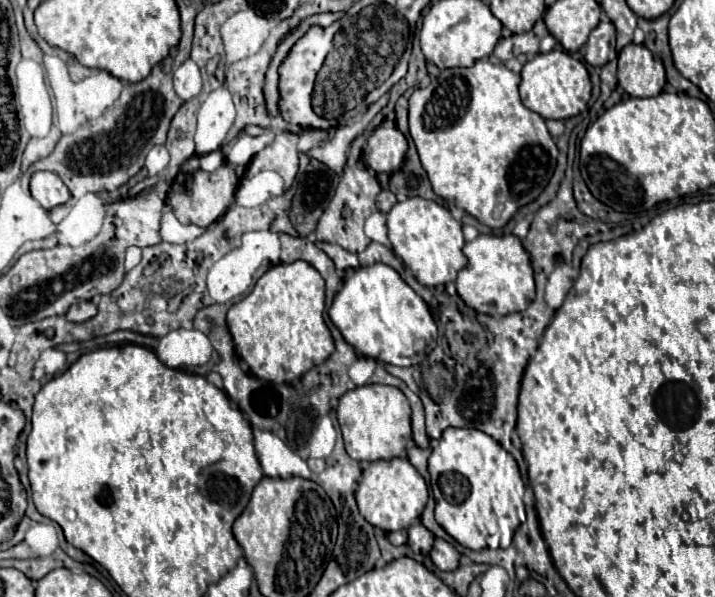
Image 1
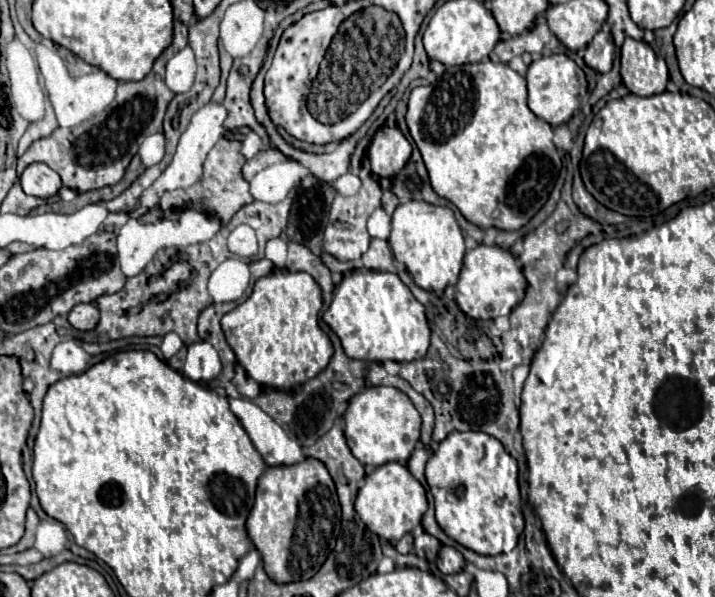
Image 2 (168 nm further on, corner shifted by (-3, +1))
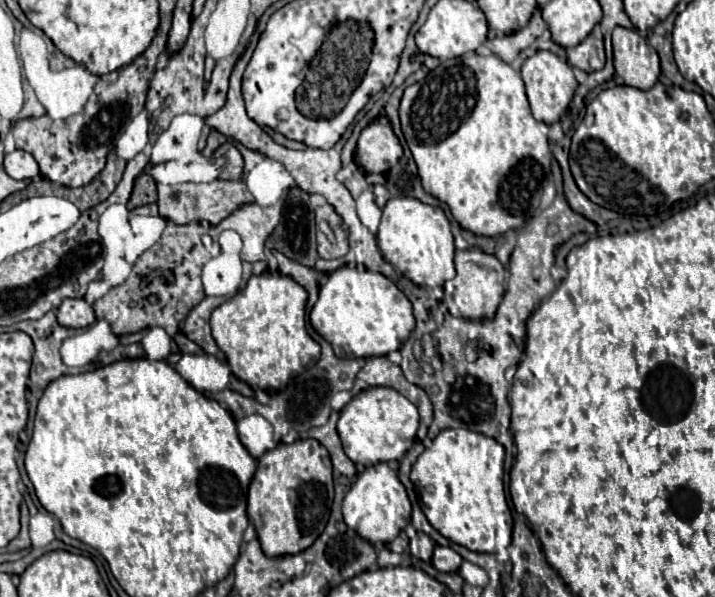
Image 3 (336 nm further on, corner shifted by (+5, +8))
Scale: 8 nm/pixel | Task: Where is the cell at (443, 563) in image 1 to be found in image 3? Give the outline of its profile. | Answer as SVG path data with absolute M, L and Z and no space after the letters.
M436 545L434 549L434 555L432 555L432 565L438 569L438 571L458 571L462 563L462 557L452 549L452 547L440 547Z

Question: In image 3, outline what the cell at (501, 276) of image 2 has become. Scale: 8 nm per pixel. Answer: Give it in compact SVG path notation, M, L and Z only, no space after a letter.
M470 247L464 251L456 251L454 257L456 265L456 277L444 283L444 303L448 311L454 317L466 317L466 319L490 319L494 317L502 295L506 291L506 269L504 265L494 257L484 253L480 247Z

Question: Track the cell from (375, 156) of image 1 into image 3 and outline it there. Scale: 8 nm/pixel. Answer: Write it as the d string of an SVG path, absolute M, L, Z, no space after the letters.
M372 121L358 139L358 161L366 173L386 173L402 157L402 145L388 123Z

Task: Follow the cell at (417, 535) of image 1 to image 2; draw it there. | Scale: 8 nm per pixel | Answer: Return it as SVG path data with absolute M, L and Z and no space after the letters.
M420 532L420 534L416 534L416 538L414 538L415 554L420 556L420 558L430 560L430 562L436 560L440 547L441 543L438 542L434 536L426 534L426 532Z

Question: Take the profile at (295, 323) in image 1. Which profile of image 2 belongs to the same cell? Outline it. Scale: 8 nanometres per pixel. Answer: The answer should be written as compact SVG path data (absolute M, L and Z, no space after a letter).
M274 270L268 276L256 280L252 296L222 318L222 330L226 334L230 348L238 358L238 364L246 370L250 378L254 378L260 386L266 386L266 388L290 390L298 384L308 382L318 372L322 372L334 354L328 336L318 326L320 308L322 308L320 286L314 282L310 274Z

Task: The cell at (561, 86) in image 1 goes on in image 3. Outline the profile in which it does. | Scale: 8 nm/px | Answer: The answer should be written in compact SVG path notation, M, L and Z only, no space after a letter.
M536 51L532 57L528 57L524 61L520 73L522 73L524 85L526 85L526 95L528 95L528 101L530 101L532 115L546 125L560 121L562 113L570 105L574 91L578 87L574 73L572 73L572 67L550 51Z

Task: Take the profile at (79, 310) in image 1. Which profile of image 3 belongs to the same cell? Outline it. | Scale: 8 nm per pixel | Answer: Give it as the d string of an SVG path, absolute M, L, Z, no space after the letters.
M64 299L58 307L58 323L64 327L88 327L96 321L94 309L84 299Z

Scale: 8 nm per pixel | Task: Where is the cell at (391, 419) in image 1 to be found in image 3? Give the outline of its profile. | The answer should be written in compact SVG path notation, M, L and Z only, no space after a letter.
M368 387L352 397L340 411L338 433L346 455L360 465L374 465L380 461L400 461L412 447L418 429L418 409L392 387Z

